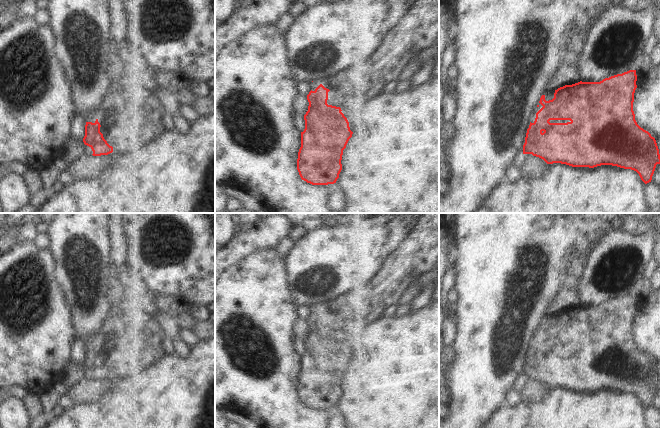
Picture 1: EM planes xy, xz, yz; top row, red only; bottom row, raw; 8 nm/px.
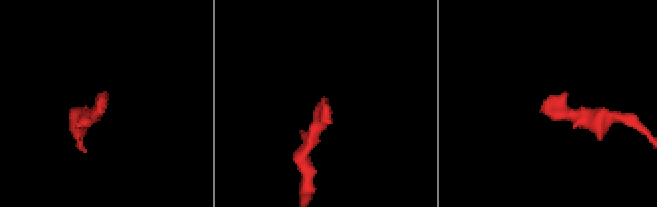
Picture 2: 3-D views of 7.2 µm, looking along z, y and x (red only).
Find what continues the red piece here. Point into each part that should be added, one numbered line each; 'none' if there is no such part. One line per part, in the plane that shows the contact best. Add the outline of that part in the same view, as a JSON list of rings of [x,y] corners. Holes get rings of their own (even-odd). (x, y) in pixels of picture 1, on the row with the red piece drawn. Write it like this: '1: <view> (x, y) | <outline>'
1: yz (533, 116) | [[[538,103],[538,107],[535,108],[533,114],[531,115],[531,123],[534,123],[536,118],[536,113],[543,107],[540,103]]]

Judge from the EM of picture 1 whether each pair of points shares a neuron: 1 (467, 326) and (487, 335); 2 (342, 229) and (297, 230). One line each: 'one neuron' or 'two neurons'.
1: one neuron
2: two neurons

